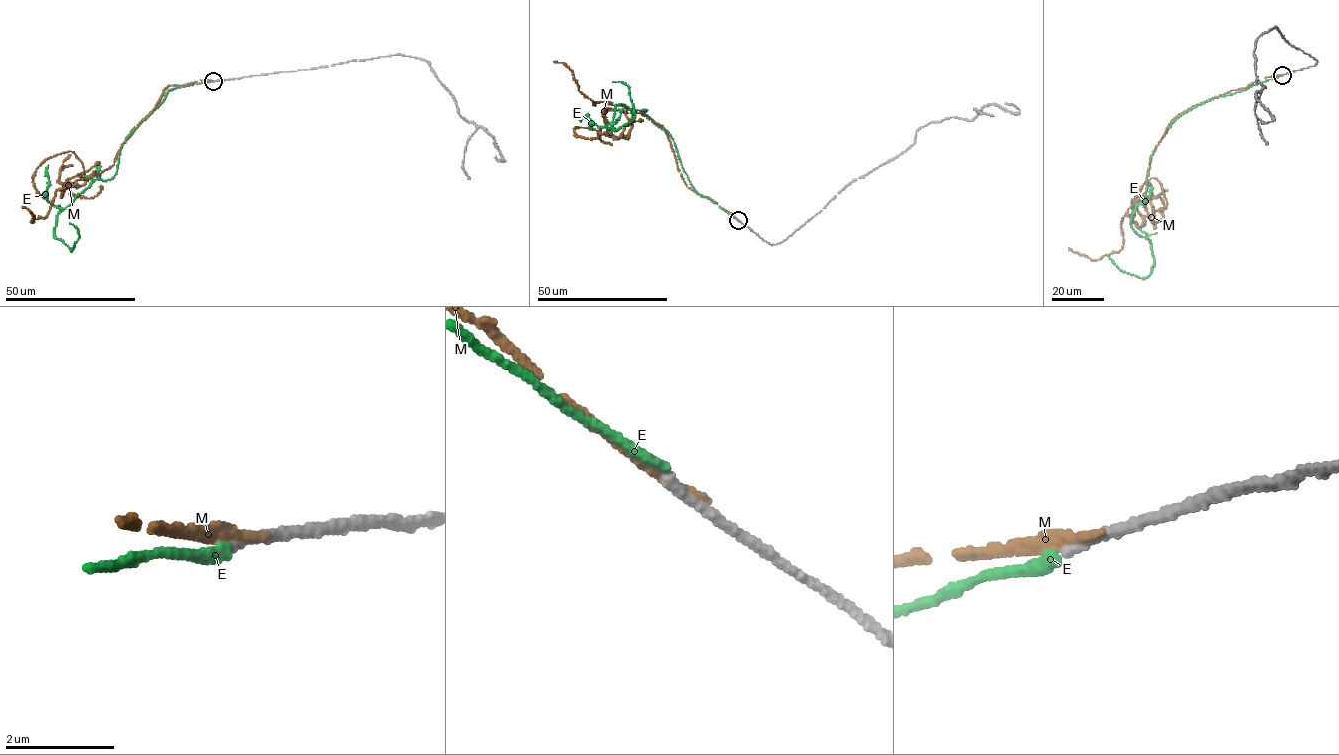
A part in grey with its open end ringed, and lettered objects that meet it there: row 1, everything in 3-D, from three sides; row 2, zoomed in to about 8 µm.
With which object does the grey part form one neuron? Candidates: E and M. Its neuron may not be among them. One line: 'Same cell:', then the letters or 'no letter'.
Same cell: no letter

